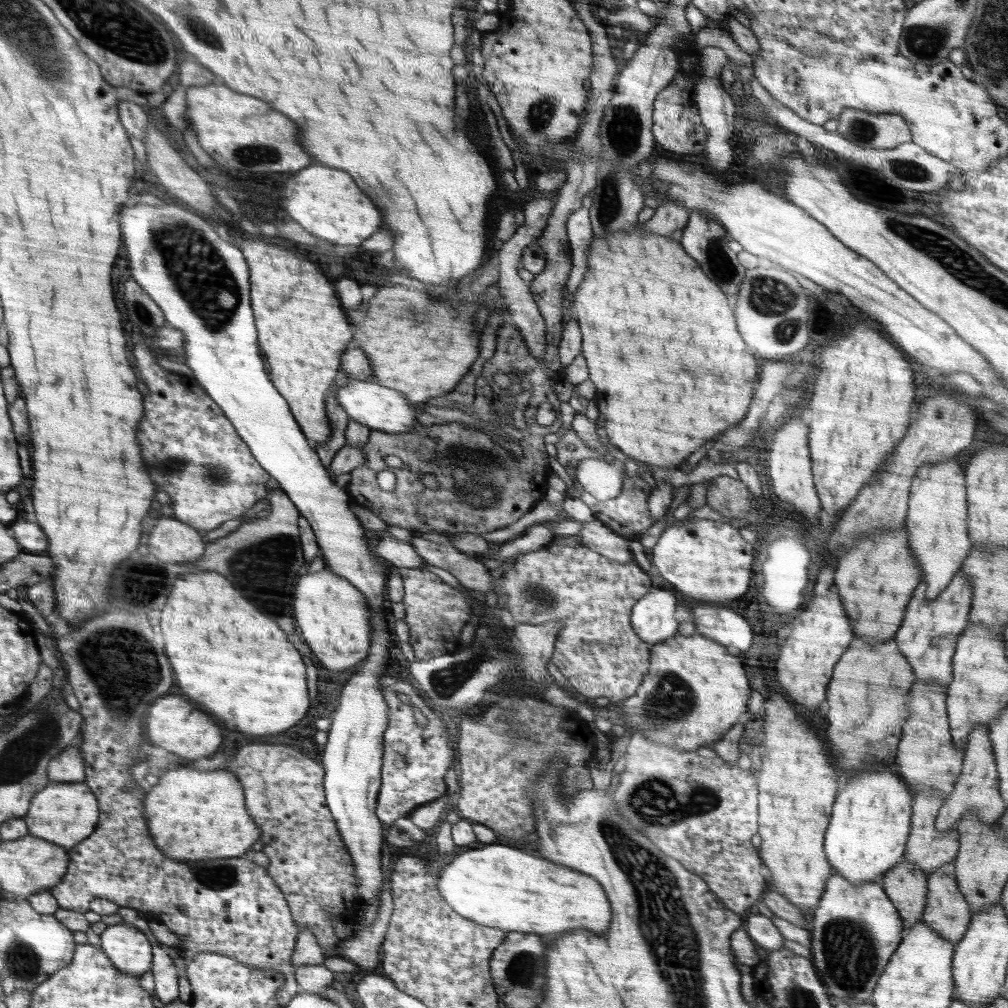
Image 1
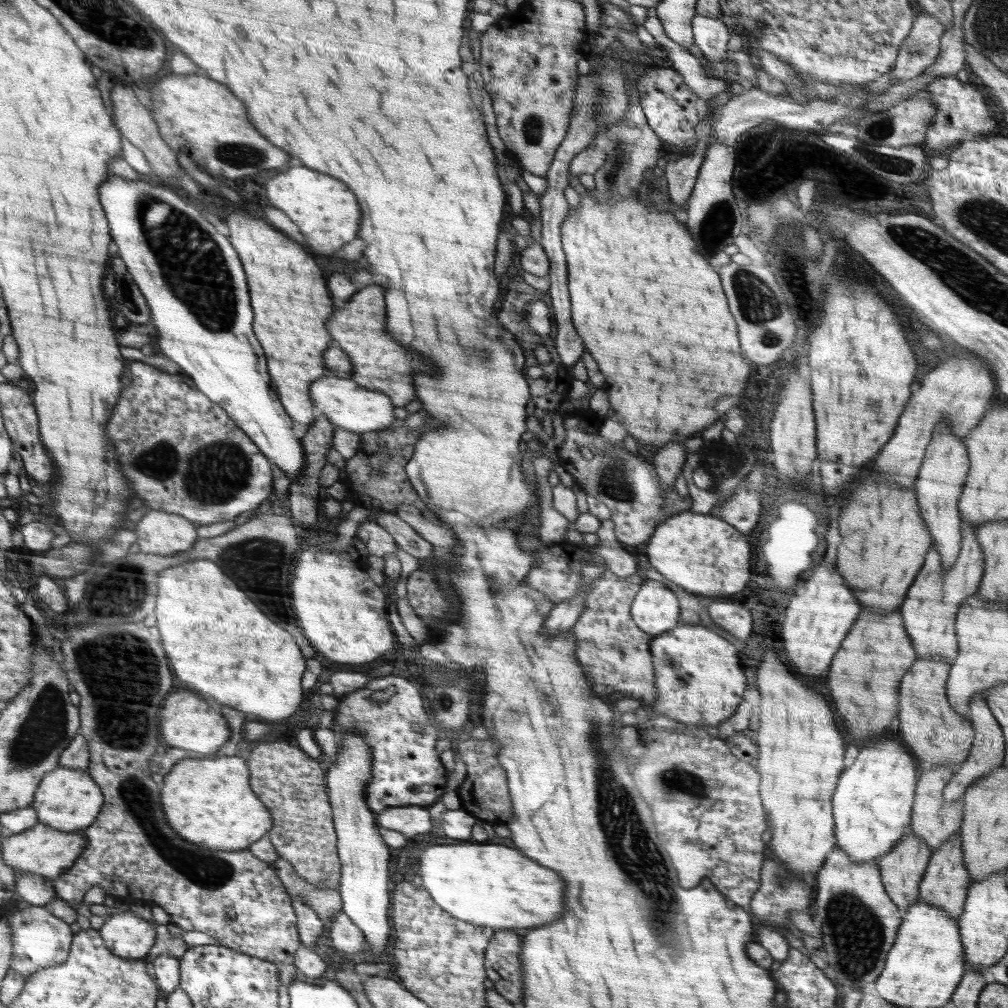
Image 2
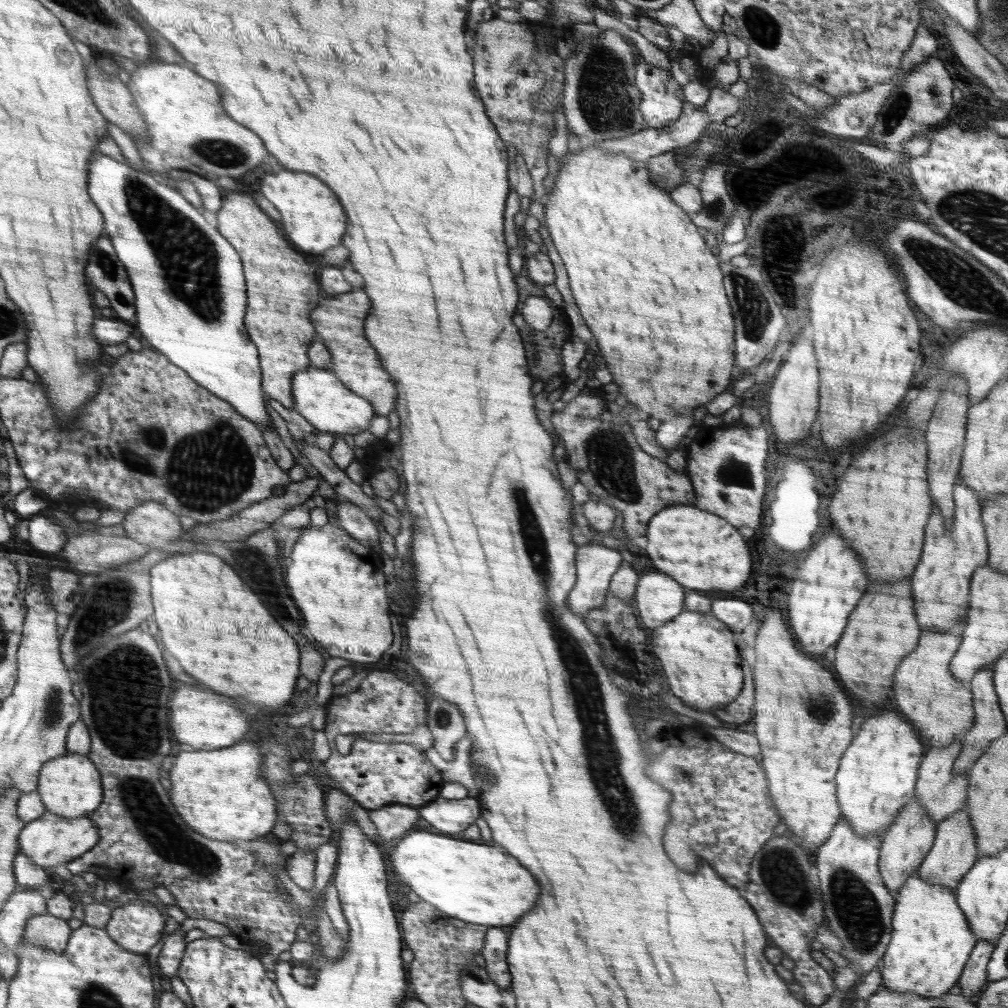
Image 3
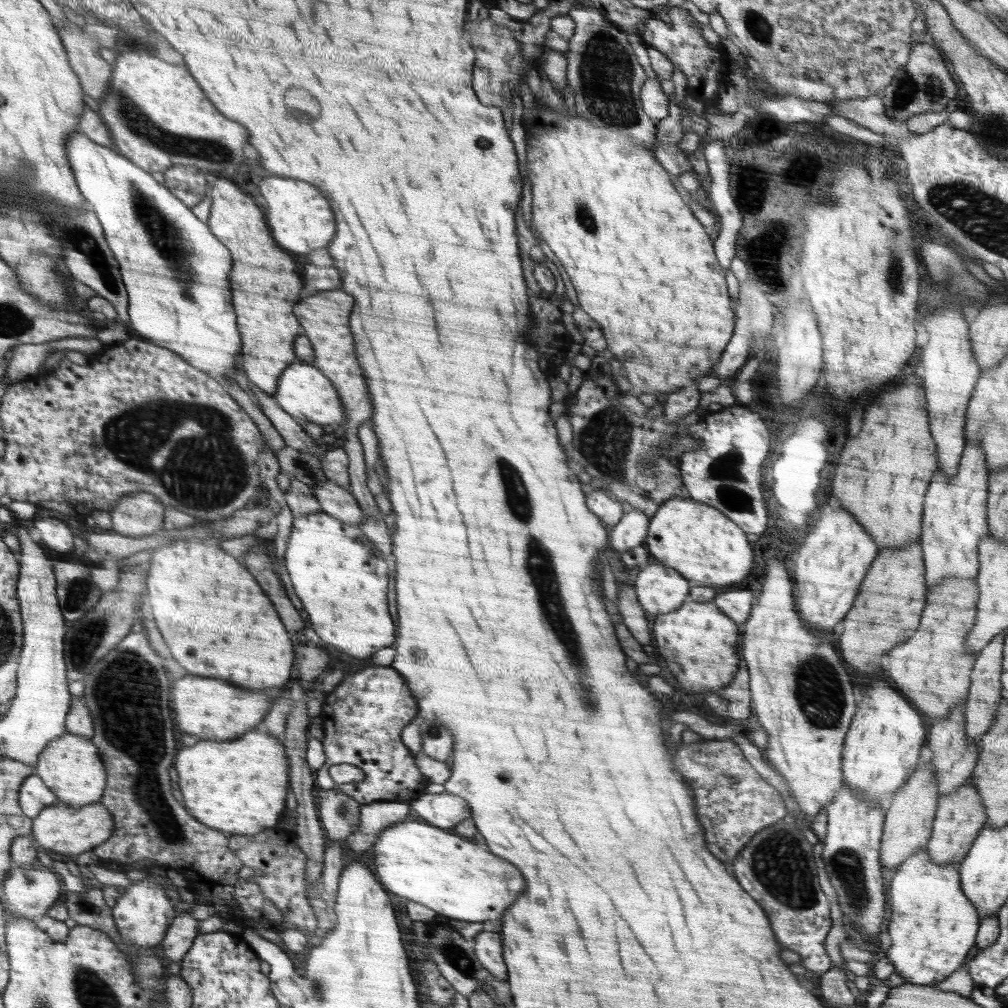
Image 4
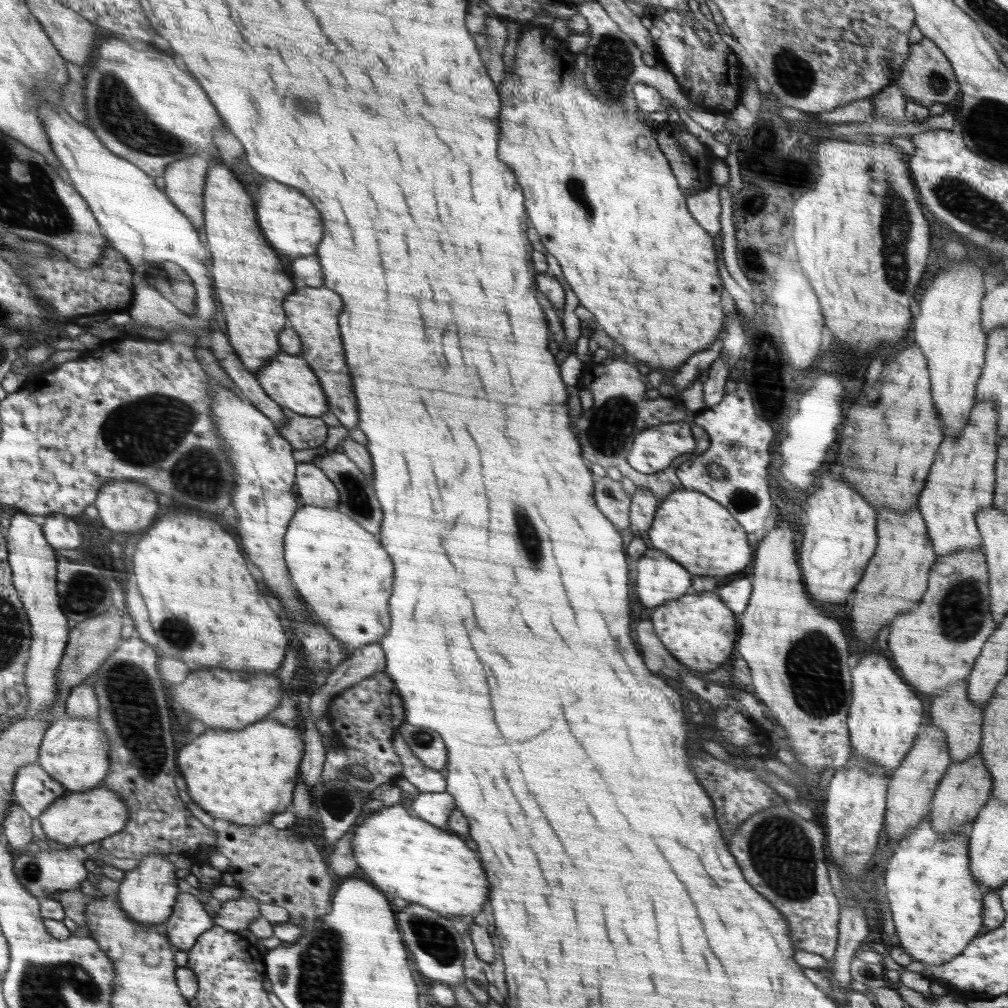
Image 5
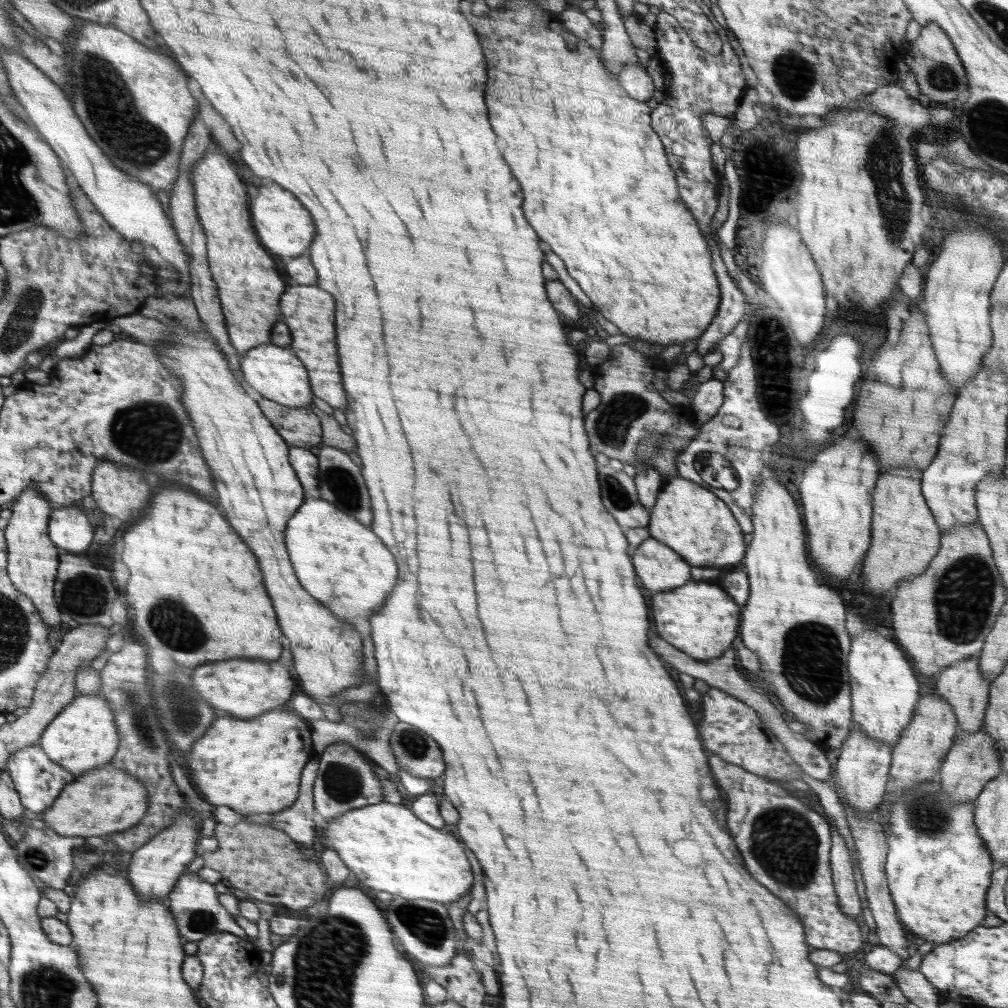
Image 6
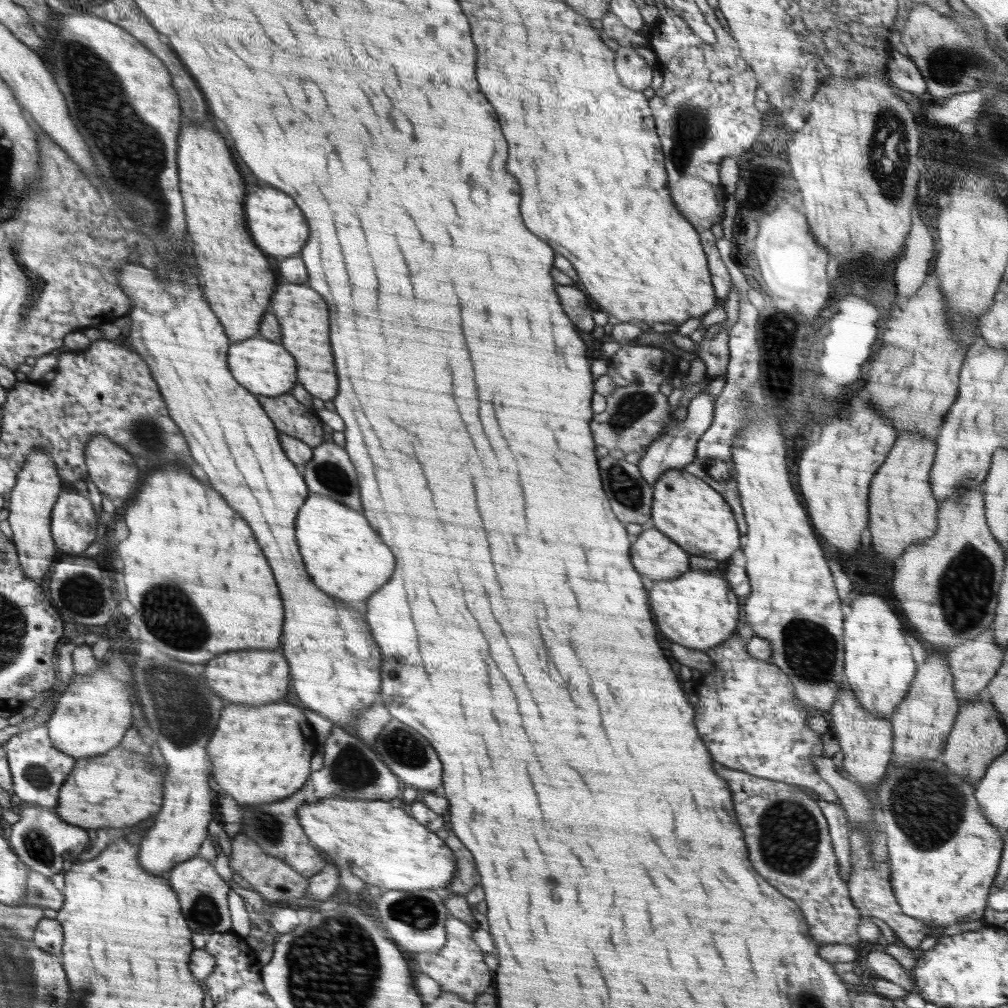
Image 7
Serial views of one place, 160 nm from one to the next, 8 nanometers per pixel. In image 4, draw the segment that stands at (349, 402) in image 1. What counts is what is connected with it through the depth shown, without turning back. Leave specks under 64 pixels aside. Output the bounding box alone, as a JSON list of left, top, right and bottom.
[274,362,347,426]

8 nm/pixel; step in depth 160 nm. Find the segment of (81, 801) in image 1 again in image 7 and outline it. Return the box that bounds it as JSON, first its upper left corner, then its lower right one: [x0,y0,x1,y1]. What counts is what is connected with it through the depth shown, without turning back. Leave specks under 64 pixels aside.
[46,664,133,760]

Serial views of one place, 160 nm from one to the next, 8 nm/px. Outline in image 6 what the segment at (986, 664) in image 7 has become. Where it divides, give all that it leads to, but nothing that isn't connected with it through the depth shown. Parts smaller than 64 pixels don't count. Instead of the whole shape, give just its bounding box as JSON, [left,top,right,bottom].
[933,655,991,734]

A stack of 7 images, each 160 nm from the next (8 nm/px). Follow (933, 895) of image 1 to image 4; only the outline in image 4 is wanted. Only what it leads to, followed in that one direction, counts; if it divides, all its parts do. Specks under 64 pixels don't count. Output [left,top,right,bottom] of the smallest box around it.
[925,779,986,864]

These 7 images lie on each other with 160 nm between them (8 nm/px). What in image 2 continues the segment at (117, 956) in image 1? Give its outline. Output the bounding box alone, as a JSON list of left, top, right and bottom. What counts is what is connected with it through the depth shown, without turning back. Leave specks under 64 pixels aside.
[98,910,156,960]

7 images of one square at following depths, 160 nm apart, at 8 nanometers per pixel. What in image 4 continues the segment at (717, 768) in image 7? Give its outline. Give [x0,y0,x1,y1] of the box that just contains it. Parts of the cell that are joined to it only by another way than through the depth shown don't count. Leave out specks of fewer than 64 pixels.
[734,820,833,975]

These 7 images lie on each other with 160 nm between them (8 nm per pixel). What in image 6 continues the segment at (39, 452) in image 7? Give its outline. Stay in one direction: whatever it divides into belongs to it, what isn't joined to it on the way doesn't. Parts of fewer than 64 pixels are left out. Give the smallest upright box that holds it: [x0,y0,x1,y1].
[6,486,60,635]

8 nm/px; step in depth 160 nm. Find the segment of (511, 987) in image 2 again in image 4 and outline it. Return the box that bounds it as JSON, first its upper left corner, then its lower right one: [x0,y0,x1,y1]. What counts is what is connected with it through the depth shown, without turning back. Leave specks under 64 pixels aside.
[473,931,506,980]

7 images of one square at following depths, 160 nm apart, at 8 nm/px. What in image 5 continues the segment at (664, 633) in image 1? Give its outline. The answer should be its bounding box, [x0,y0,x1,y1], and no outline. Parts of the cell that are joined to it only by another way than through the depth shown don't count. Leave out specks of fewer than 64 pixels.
[636,548,692,608]

